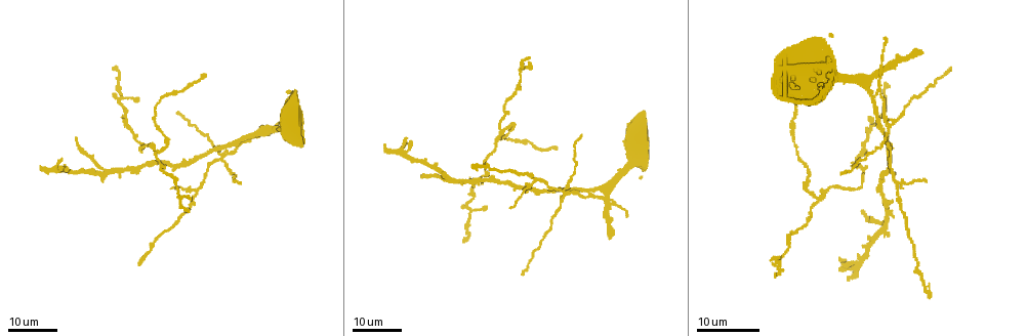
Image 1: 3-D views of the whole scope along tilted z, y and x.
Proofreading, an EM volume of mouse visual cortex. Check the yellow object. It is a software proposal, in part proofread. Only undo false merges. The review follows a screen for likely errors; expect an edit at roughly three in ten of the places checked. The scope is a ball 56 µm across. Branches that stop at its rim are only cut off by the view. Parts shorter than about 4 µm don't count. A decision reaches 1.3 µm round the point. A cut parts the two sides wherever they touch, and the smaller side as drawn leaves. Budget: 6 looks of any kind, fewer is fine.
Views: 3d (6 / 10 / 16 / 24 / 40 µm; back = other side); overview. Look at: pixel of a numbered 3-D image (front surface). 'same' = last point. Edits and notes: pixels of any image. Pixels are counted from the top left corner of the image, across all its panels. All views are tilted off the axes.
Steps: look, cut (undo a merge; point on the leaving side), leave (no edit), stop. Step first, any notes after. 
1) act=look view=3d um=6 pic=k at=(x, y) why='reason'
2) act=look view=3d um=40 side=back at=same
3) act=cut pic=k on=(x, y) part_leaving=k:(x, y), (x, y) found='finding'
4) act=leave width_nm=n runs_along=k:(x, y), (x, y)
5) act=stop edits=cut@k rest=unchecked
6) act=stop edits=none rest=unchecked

act=look view=3d um=16 pic=1 at=(500, 130) why='branch point'

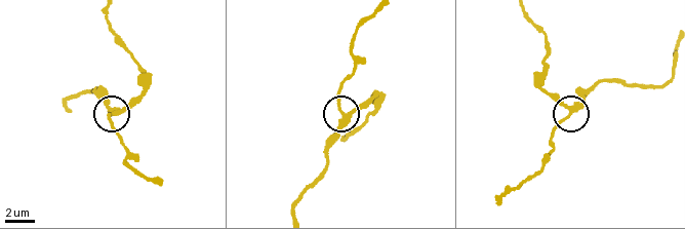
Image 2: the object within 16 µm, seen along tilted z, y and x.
act=look view=3d um=6 pic=2 at=(115, 114) why='zoom in'

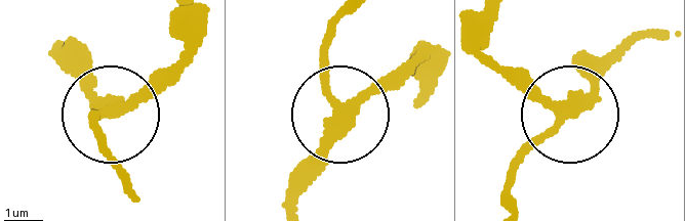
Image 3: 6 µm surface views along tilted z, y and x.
act=leave width_nm=250 found='all the same neuron'

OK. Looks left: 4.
act=look view=3d um=16 pic=1 at=(125, 122) why='sudden change in width'

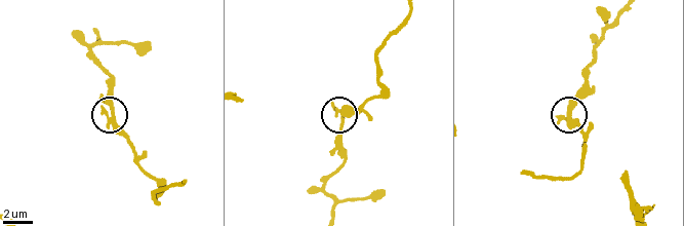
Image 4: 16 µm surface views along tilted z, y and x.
act=look view=3d um=10 pic=4 at=(571, 110)

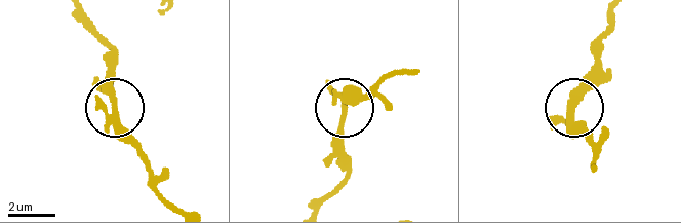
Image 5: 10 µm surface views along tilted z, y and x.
act=leave found='all the same neuron'

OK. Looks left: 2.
act=look view=3d um=16 pic=1 at=(898, 184) why='three-way junction'

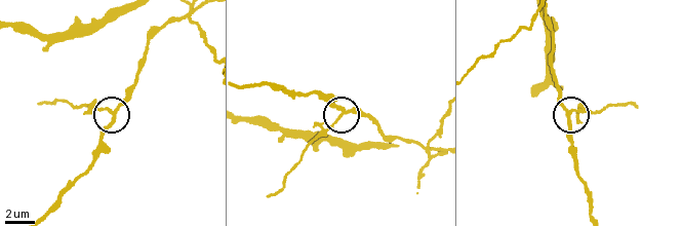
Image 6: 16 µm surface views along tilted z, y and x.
act=look view=3d um=6 pic=6 at=(568, 113)

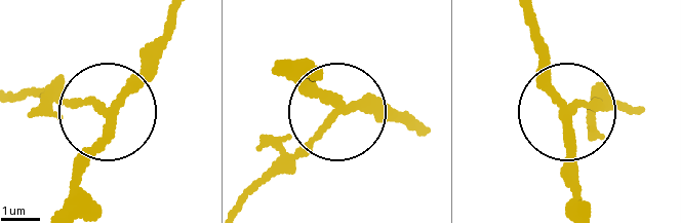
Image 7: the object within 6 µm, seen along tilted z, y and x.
act=cut pic=7 on=(51, 102) side_arm_um=8 part_leaving=7:(103, 110), (12, 93) found='two neurons meet here'

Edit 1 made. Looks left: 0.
act=stop edits=cut@7 rest=unchecked

